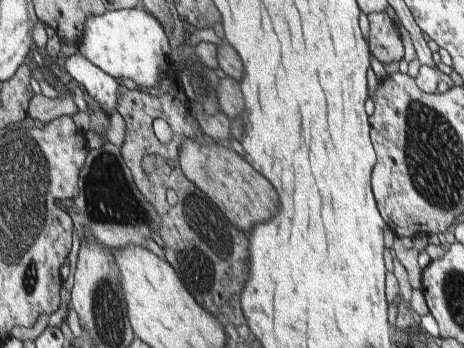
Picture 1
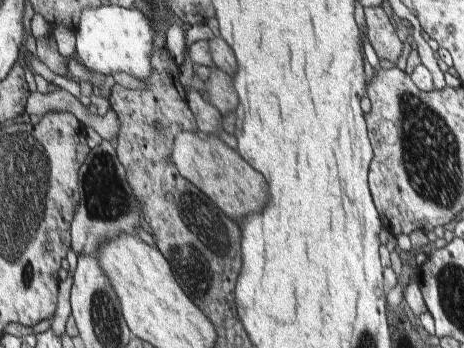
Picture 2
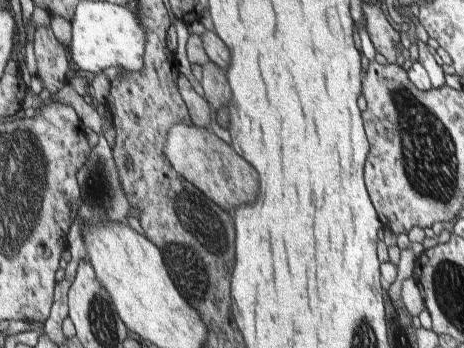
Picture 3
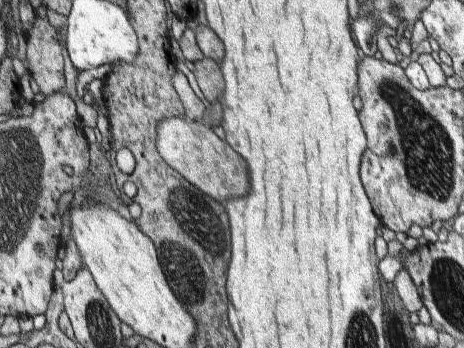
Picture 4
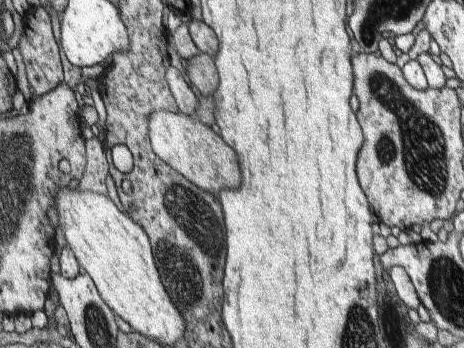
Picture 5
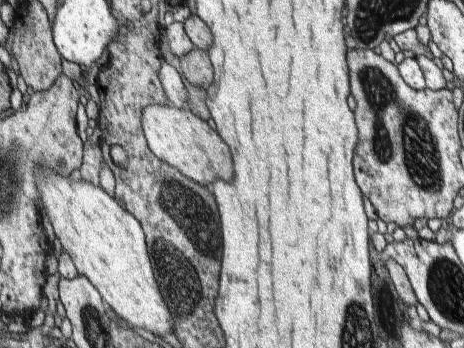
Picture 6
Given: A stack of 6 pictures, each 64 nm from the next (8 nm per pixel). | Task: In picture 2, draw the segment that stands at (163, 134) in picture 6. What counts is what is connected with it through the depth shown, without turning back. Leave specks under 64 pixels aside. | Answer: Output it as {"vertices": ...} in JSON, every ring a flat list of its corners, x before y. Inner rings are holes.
{"vertices":[[177,132,171,148,171,160,179,174,197,186,225,216,239,220,249,212,259,212,267,200,267,184,259,172,255,172,237,150,225,146,217,136,201,136,191,132]]}

